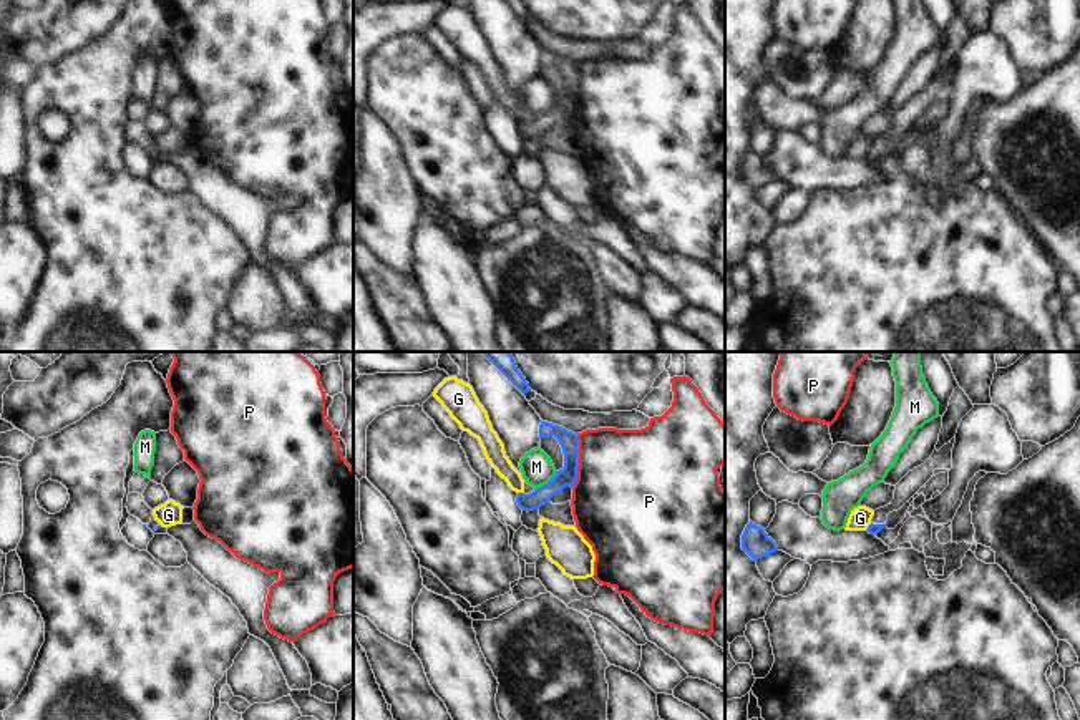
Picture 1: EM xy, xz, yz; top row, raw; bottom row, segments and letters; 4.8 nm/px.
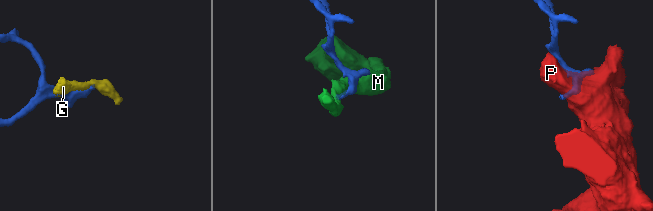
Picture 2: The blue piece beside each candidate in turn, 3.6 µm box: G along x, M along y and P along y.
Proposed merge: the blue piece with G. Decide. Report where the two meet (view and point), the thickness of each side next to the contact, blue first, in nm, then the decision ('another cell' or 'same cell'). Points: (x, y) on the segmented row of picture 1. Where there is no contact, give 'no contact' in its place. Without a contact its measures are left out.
xz (521, 493) | 90/100 nm | another cell

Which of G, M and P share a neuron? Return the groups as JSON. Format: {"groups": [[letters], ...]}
{"groups": [["G"], ["M"], ["P"]]}

